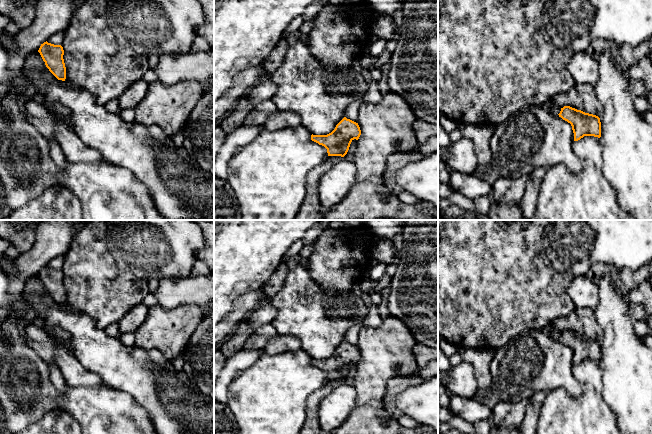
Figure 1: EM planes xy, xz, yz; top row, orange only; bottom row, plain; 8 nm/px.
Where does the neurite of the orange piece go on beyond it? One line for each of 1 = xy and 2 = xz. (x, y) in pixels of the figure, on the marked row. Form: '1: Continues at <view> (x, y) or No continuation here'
1: No continuation here
2: No continuation here

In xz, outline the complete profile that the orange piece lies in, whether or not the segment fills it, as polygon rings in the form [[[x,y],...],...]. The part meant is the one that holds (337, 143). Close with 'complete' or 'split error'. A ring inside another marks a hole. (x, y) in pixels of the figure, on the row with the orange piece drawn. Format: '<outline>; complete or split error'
[[[344,117],[327,135],[311,135],[311,140],[324,146],[328,156],[344,157],[350,147],[351,142],[358,140],[361,130],[358,123]]]; complete

